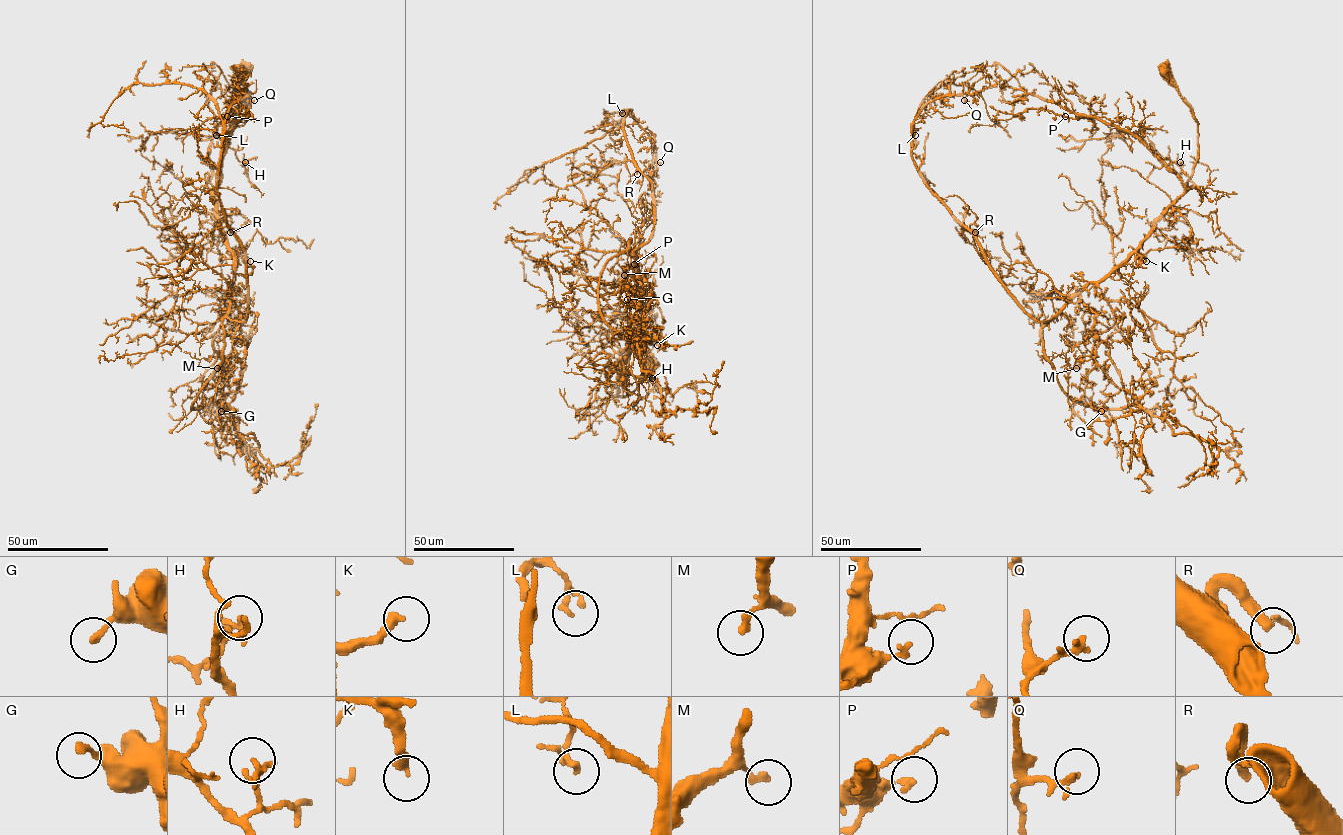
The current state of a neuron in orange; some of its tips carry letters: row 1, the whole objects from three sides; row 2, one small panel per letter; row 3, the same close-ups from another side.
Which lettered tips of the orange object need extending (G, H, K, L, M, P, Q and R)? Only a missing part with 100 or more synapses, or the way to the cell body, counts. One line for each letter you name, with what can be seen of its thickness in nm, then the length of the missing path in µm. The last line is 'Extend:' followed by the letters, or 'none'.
R: 320 nm thick; about 60 µm are missing
Extend: R

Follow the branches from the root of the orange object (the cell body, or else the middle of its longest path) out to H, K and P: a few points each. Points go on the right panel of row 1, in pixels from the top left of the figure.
H: (1165, 70), (1172, 76), (1197, 123), (1197, 161), (1186, 190), (1182, 181), (1150, 148), (1179, 165), (1180, 162)
K: (1165, 70), (1197, 121), (1198, 154), (1186, 191), (1156, 222), (1136, 252), (1141, 263), (1146, 261)
P: (1165, 70), (1172, 76), (1197, 123), (1197, 161), (1186, 190), (1182, 181), (1131, 134), (1095, 118), (1065, 116)

